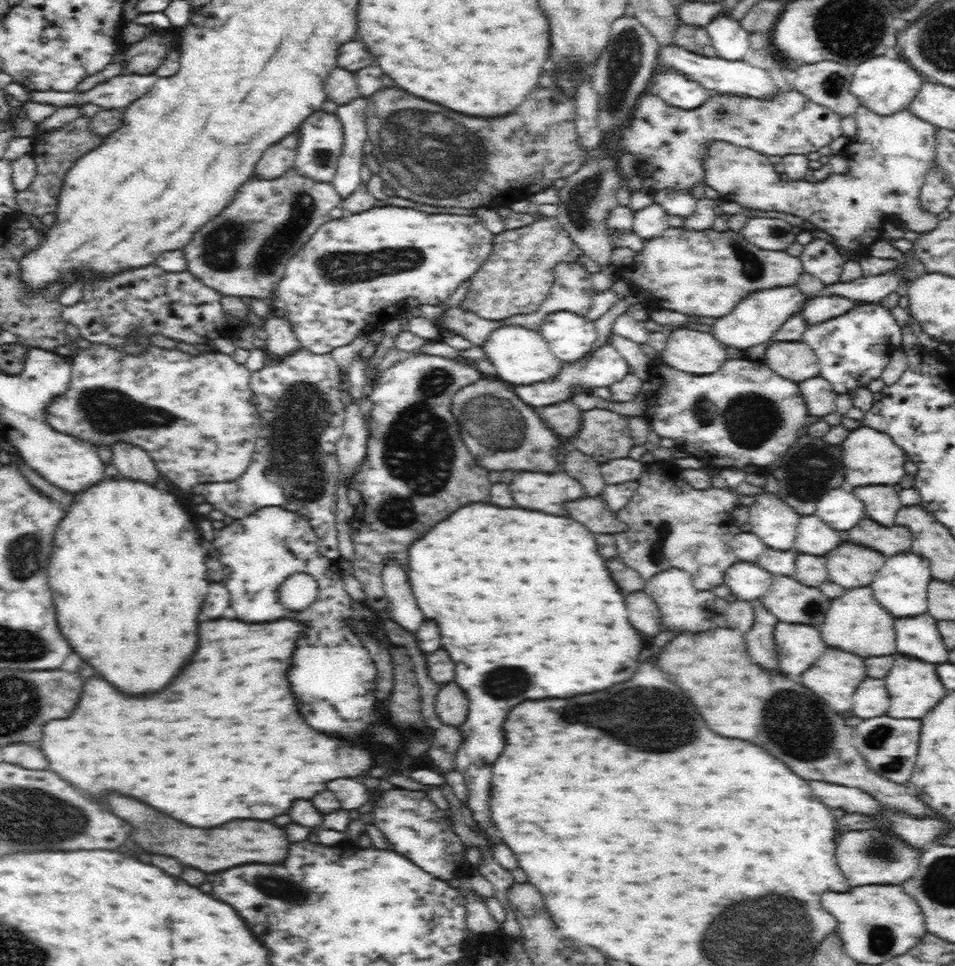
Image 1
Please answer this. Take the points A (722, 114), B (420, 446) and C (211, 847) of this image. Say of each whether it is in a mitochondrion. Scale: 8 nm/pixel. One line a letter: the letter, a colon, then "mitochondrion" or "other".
A: mitochondrion
B: mitochondrion
C: other

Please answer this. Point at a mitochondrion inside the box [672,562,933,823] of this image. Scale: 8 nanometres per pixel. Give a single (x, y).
(787, 717)

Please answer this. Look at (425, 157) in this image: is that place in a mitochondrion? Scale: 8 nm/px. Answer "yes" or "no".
yes

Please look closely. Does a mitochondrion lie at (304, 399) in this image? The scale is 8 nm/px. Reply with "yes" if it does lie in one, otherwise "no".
yes

